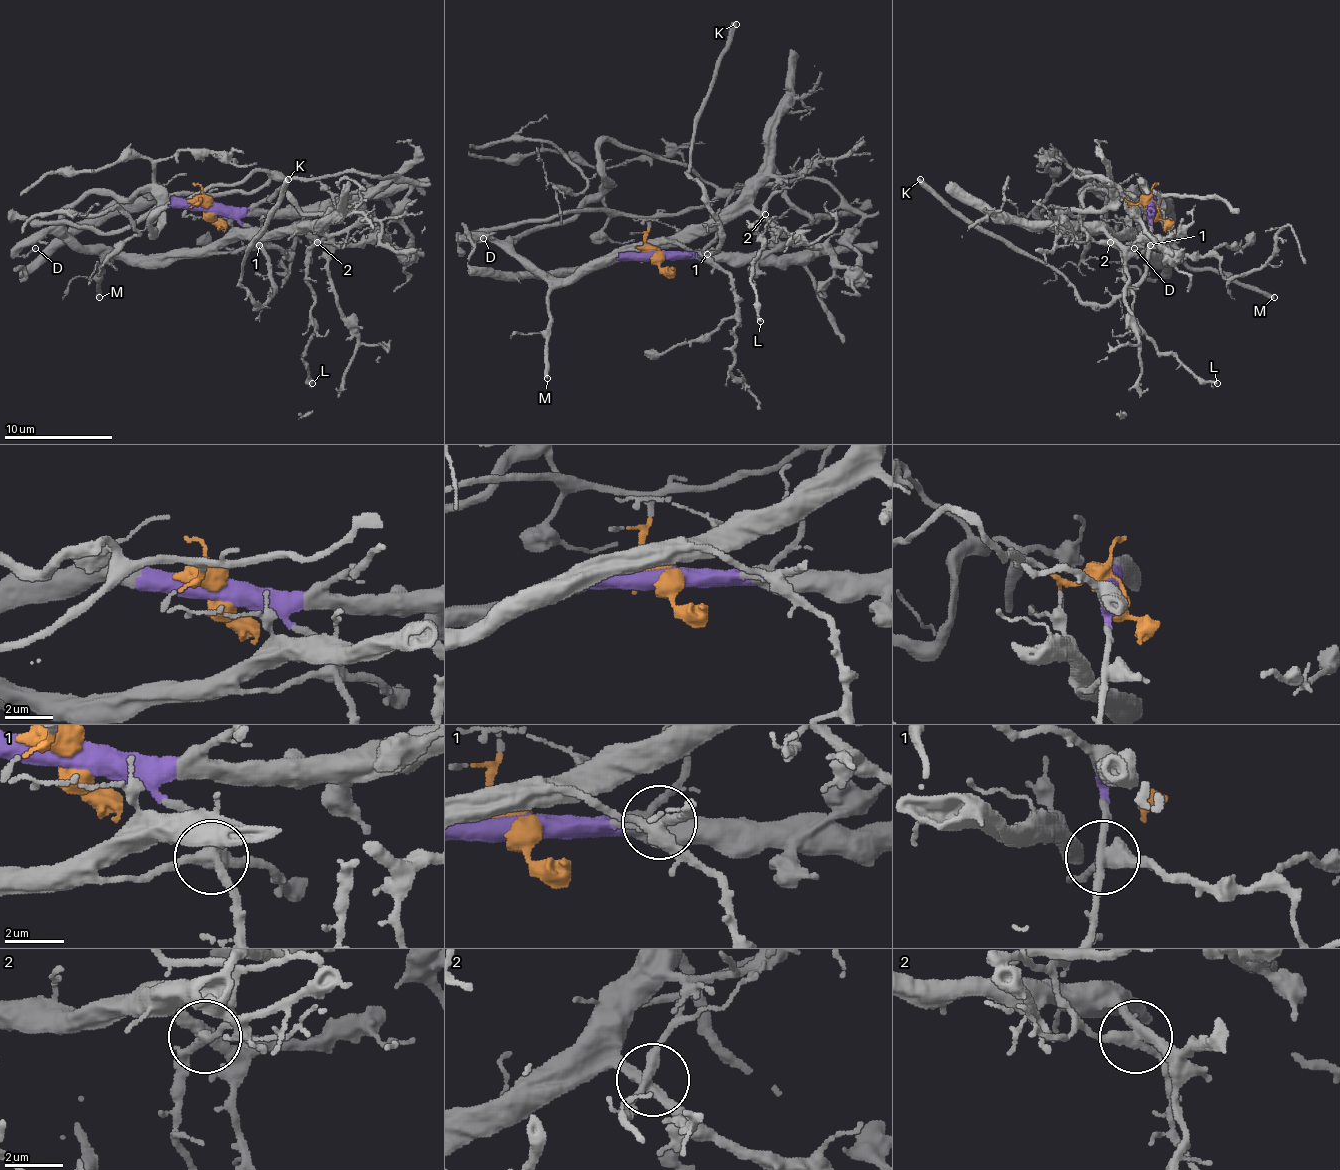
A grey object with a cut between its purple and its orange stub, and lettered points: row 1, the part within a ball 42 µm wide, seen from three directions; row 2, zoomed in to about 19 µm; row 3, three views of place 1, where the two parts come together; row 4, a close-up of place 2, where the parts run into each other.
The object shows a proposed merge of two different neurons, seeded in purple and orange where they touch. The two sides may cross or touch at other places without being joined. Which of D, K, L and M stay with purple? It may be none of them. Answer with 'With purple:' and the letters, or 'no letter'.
With purple: K, L

